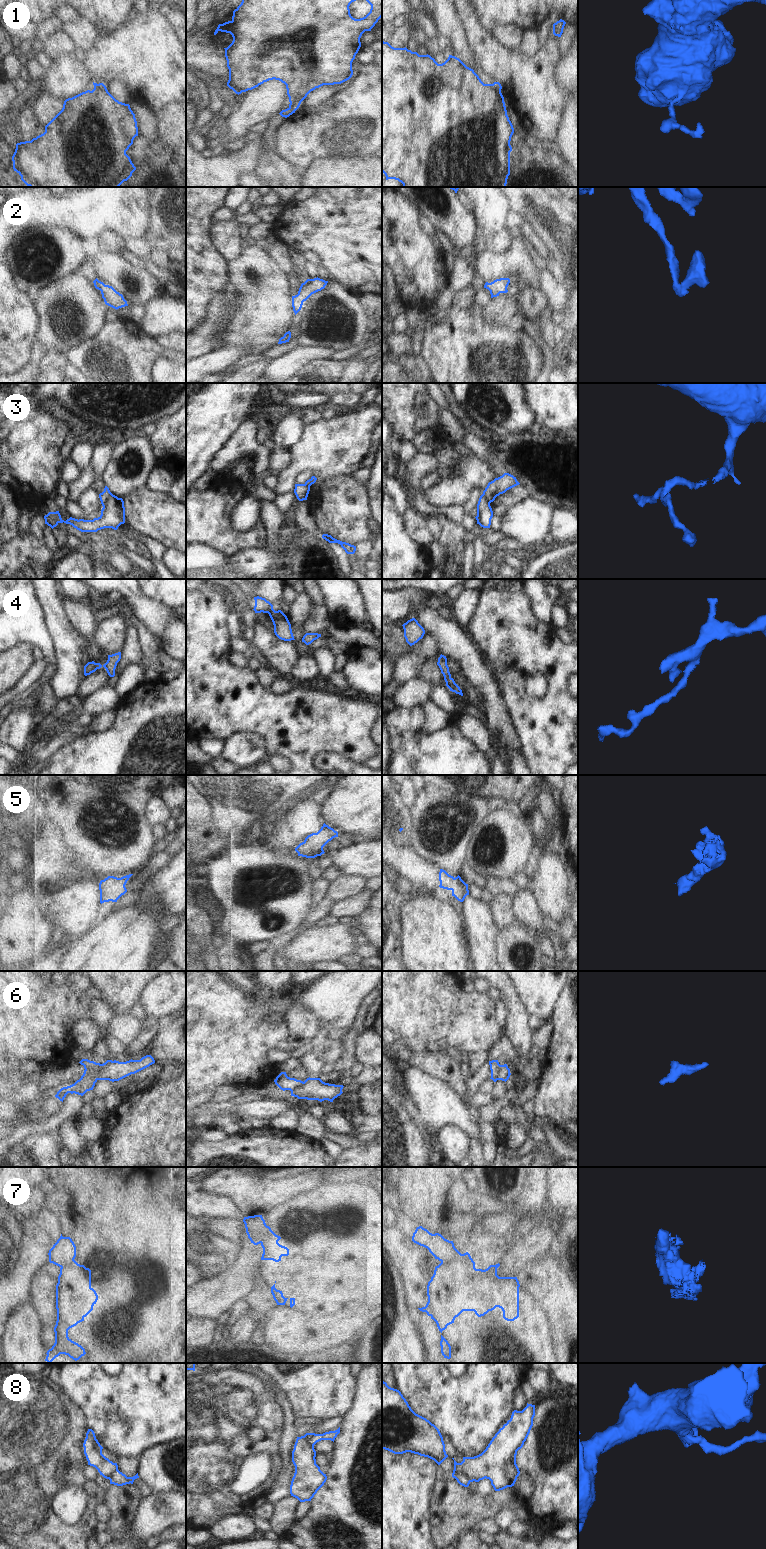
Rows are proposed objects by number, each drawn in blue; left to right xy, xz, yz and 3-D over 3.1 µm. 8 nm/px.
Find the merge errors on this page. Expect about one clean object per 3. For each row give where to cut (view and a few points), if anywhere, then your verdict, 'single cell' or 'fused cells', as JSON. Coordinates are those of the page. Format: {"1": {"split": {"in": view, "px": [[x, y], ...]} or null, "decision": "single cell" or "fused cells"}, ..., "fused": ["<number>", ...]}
{"1": {"split": {"in": "xz", "px": [[290, 101], [300, 103]]}, "decision": "fused cells"}, "2": {"split": null, "decision": "single cell"}, "3": {"split": {"in": "xy", "px": [[111, 493], [103, 506]]}, "decision": "fused cells"}, "4": {"split": null, "decision": "single cell"}, "5": {"split": null, "decision": "single cell"}, "6": {"split": {"in": "xy", "px": [[102, 1064], [96, 1073], [97, 1079]]}, "decision": "fused cells"}, "7": {"split": {"in": "yz", "px": [[459, 1252], [455, 1257], [441, 1262]]}, "decision": "fused cells"}, "8": {"split": {"in": "yz", "px": [[453, 1472], [461, 1472], [469, 1482]]}, "decision": "fused cells"}, "fused": ["1", "3", "6", "7", "8"]}

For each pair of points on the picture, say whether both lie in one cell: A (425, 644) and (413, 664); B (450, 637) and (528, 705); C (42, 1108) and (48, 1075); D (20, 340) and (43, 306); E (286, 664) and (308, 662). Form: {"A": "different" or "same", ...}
{"A": "same", "B": "different", "C": "different", "D": "different", "E": "different"}

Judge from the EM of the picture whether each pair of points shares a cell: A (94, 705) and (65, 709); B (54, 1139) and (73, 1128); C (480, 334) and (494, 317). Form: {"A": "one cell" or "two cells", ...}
{"A": "one cell", "B": "two cells", "C": "two cells"}

